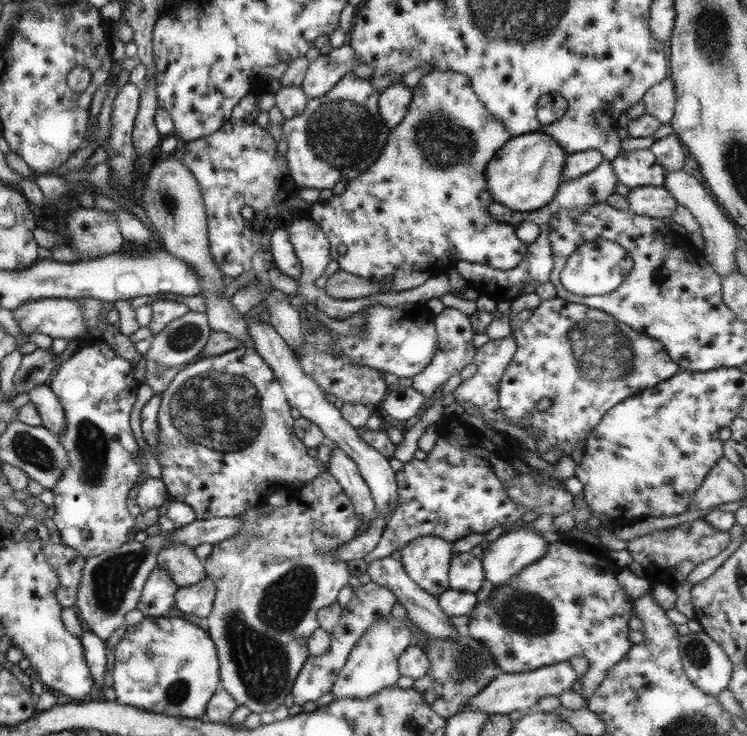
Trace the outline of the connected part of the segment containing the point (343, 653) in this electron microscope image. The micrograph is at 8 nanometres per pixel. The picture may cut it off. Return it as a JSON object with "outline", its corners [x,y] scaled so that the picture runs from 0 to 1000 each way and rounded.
{"outline":[[[495,789],[493,793],[479,795],[471,800],[471,811],[458,827],[451,851],[440,859],[442,876],[435,889],[430,891],[412,891],[411,898],[396,918],[388,943],[392,957],[404,958],[407,954],[419,954],[432,943],[438,943],[448,927],[454,912],[459,909],[463,893],[470,887],[475,874],[489,861],[497,851],[523,834],[529,821],[529,810],[518,802]]]}

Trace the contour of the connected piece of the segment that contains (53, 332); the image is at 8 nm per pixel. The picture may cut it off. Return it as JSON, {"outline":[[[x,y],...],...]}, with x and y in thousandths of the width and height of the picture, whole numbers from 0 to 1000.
{"outline":[[[54,405],[16,421],[29,454],[60,454],[70,461],[98,462],[114,448],[114,431],[100,406]]]}

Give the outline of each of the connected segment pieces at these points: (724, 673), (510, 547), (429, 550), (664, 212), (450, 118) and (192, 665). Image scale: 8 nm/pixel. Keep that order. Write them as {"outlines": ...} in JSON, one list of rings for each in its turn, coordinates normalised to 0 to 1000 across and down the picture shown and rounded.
{"outlines":[[[[941,857],[912,863],[908,885],[914,914],[936,938],[960,947],[965,938],[973,935],[979,899]]],[[[704,716],[687,720],[687,723],[679,726],[671,726],[663,735],[648,739],[647,755],[644,755],[643,761],[648,788],[655,789],[660,798],[679,791],[684,783],[697,776],[703,769],[722,761],[732,750],[732,742],[735,739],[724,728],[715,726]]],[[[566,728],[550,734],[537,750],[537,768],[546,785],[580,813],[602,802],[600,770],[608,751],[606,738],[582,728]]],[[[863,253],[842,257],[837,268],[841,284],[855,293],[894,300],[905,272],[888,254]]],[[[580,96],[564,103],[558,115],[550,122],[550,139],[545,144],[545,152],[542,152],[541,160],[534,164],[534,168],[529,170],[529,174],[525,174],[518,181],[518,188],[514,190],[514,197],[509,204],[507,212],[503,212],[503,216],[491,227],[491,231],[486,231],[473,245],[463,247],[462,258],[452,266],[444,265],[438,272],[427,269],[415,279],[414,296],[430,311],[430,315],[432,315],[440,327],[442,353],[448,353],[452,364],[459,370],[481,375],[497,383],[514,383],[517,378],[522,376],[519,391],[523,395],[539,395],[556,391],[566,386],[573,378],[594,372],[601,364],[608,364],[609,357],[614,355],[652,360],[655,367],[689,364],[689,360],[695,359],[696,353],[700,353],[705,332],[692,325],[689,310],[683,304],[659,298],[659,293],[653,289],[653,280],[661,272],[659,270],[659,264],[652,258],[649,242],[647,242],[647,232],[649,232],[652,221],[684,186],[684,181],[673,168],[668,163],[663,163],[647,147],[644,139],[639,136],[628,110],[625,110],[625,103],[602,96]]],[[[197,834],[181,849],[171,849],[165,865],[153,878],[151,935],[154,954],[190,962],[207,970],[240,973],[256,978],[274,976],[280,950],[295,928],[293,899],[286,872],[266,851],[242,838],[210,838]]]]}

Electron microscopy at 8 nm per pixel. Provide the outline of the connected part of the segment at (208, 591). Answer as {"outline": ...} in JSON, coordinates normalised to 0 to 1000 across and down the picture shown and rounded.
{"outline":[[[277,785],[266,792],[238,799],[233,808],[234,827],[245,834],[258,834],[264,840],[274,840],[288,813],[288,798]]]}

